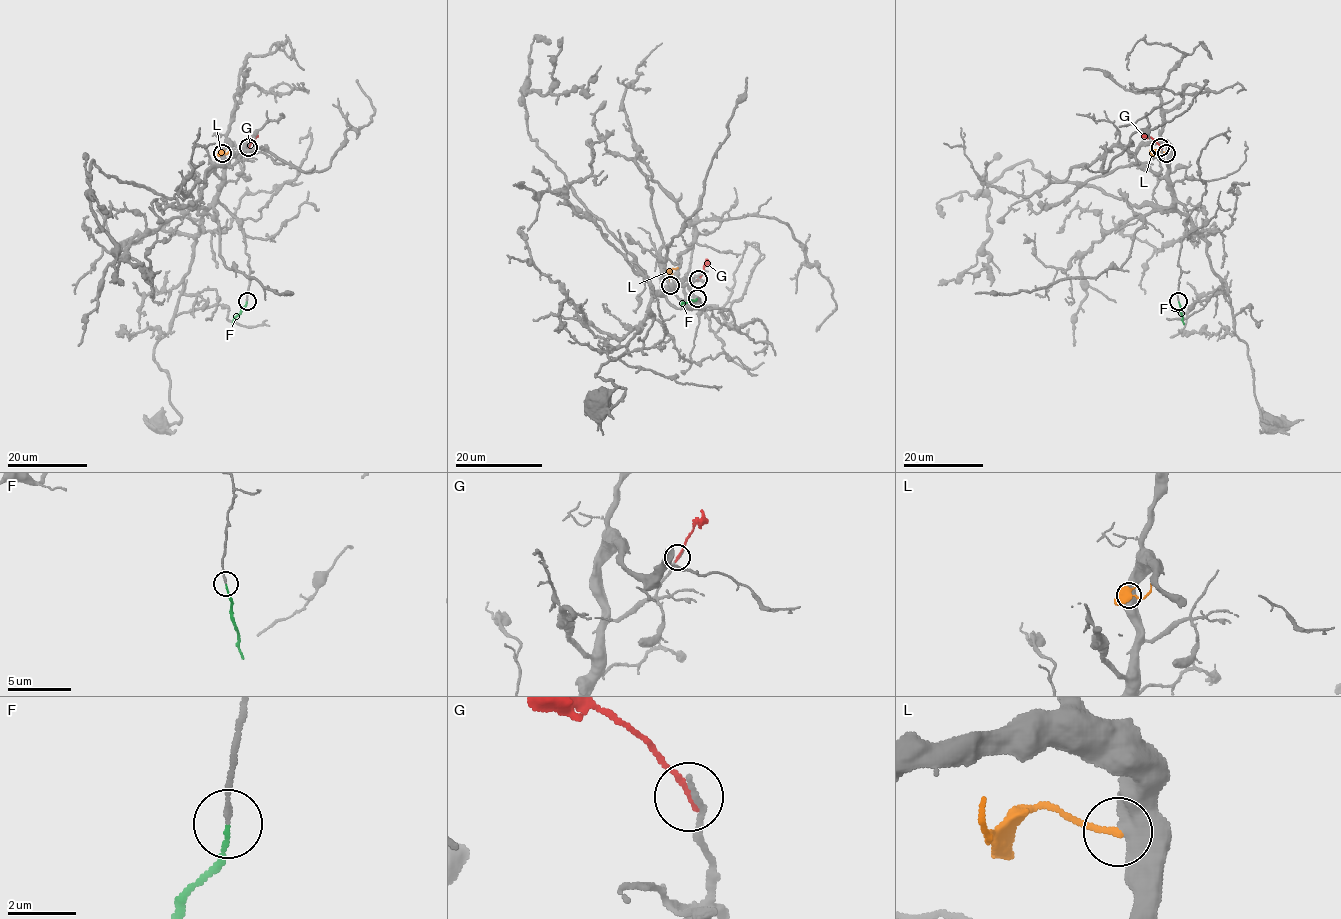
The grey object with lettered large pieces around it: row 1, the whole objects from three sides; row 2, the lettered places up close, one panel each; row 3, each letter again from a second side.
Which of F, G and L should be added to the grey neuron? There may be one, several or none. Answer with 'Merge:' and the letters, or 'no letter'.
Merge: F

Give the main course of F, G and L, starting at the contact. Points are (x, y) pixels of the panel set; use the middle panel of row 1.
F: (697, 298), (680, 305)
G: (698, 279), (708, 259)
L: (670, 285), (669, 272), (677, 268)

